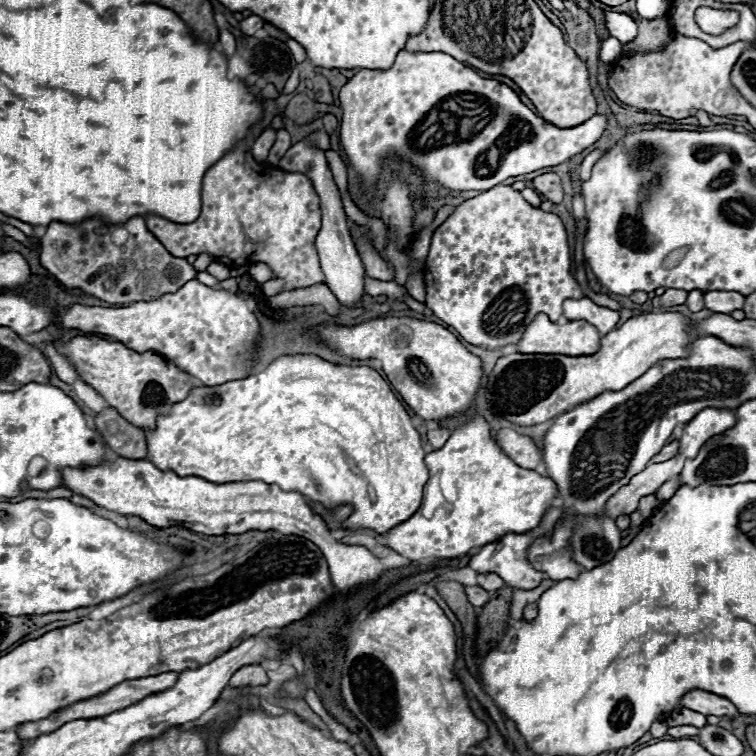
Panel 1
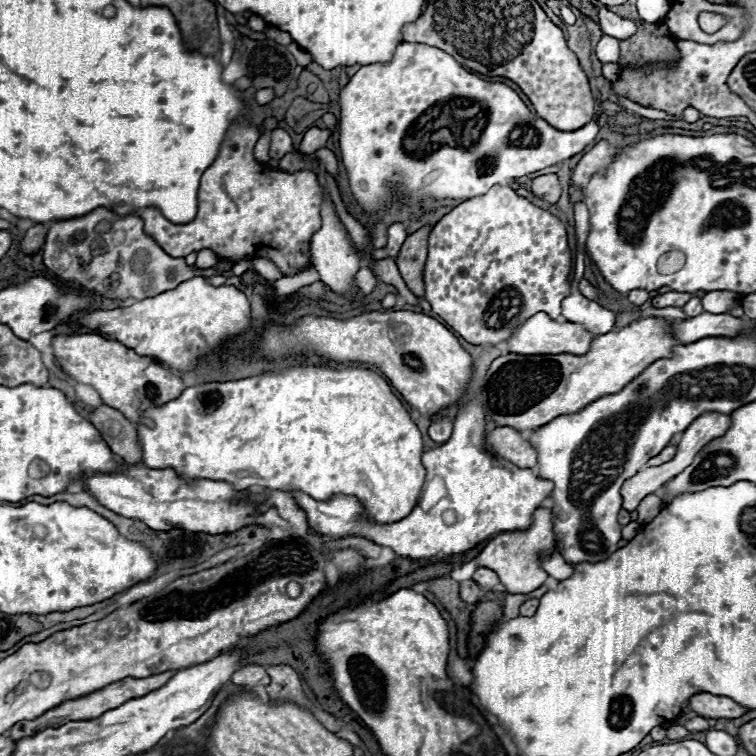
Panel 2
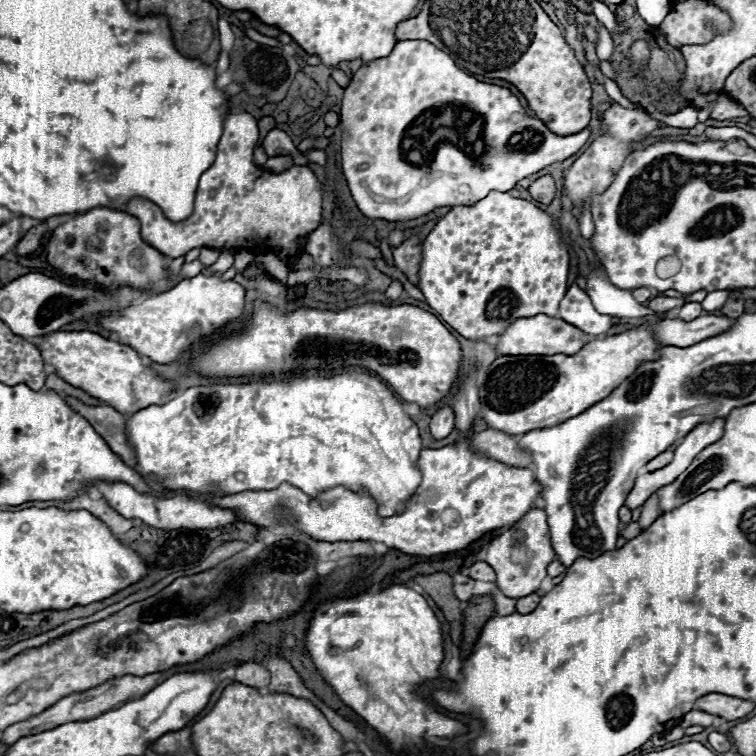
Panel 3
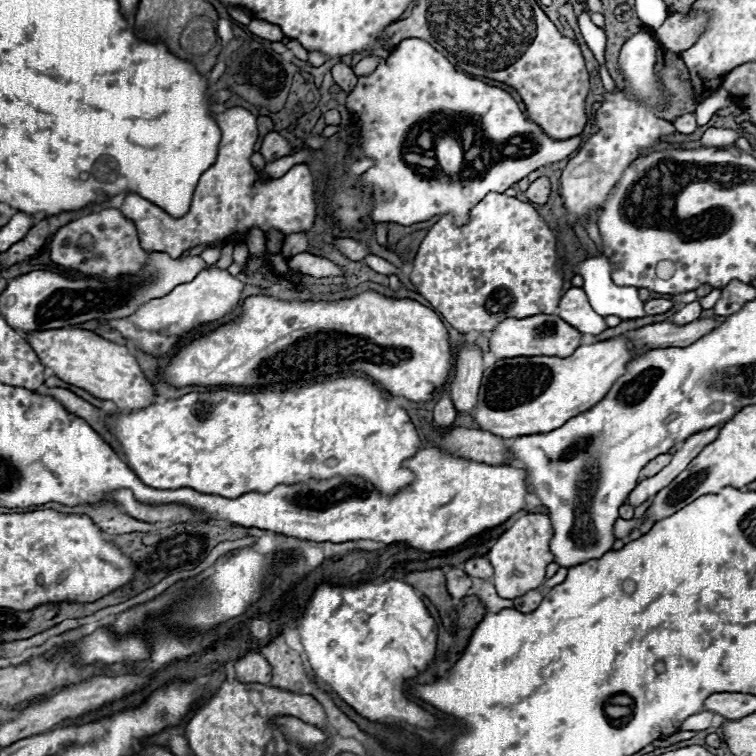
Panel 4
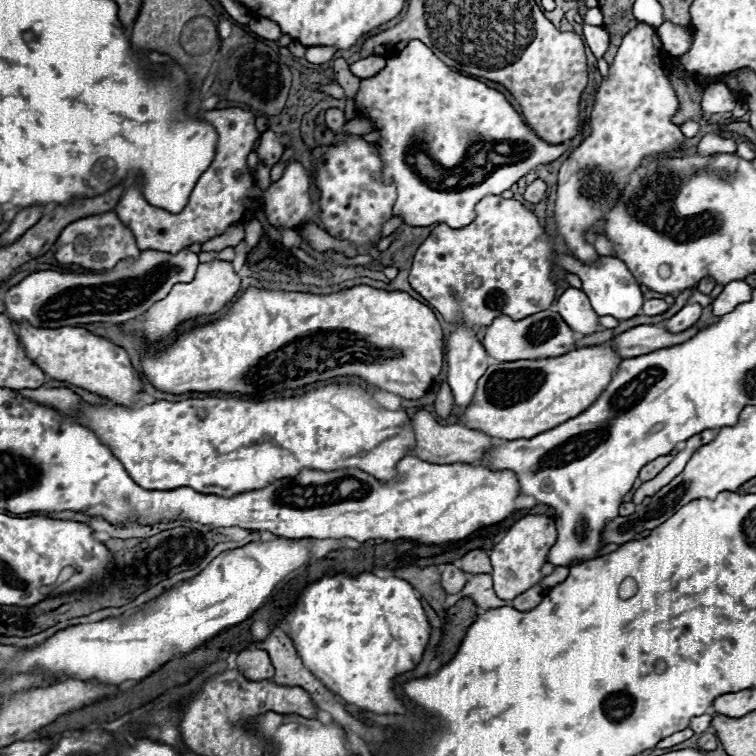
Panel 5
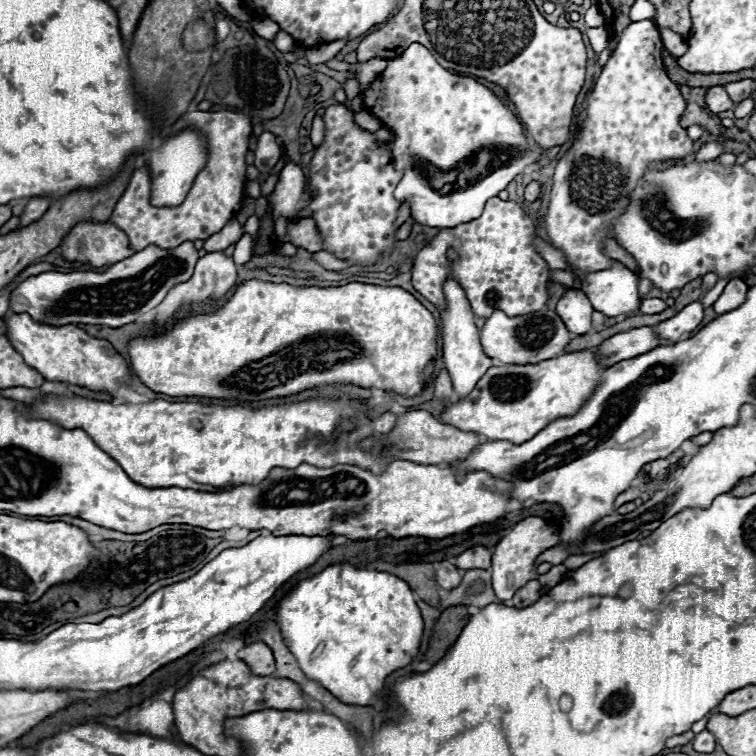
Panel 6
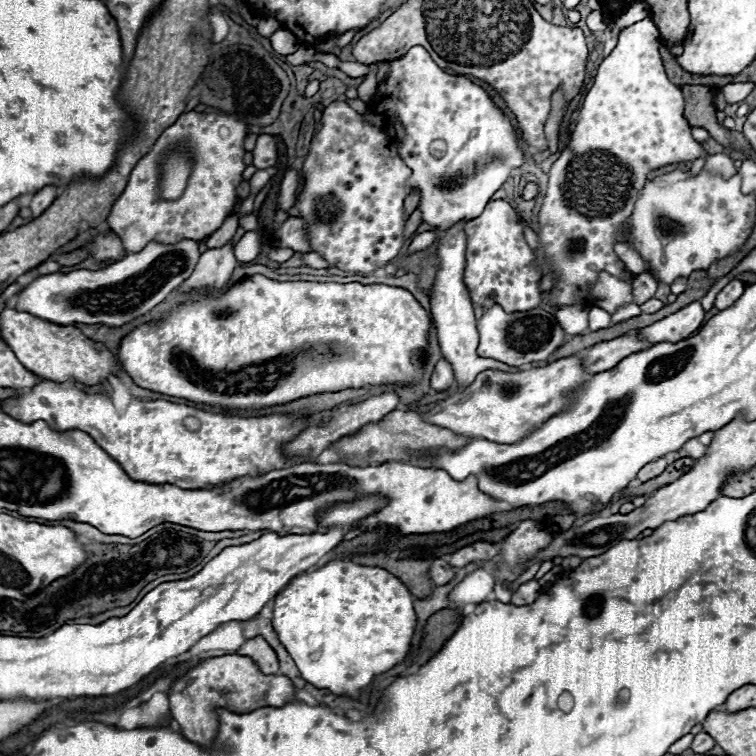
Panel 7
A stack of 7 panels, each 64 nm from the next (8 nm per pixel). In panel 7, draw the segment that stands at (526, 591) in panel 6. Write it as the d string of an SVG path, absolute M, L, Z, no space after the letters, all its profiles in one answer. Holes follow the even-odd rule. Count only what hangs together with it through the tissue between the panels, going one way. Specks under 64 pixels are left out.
M530 580L526 584L522 584L514 594L512 594L512 604L516 606L524 606L524 604L532 604L538 598L540 592L540 584L536 580Z

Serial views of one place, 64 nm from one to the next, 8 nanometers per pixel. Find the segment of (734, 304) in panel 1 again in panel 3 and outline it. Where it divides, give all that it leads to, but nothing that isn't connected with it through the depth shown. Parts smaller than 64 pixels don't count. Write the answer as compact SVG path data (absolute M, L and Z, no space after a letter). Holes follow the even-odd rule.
M714 290L714 292L710 292L710 294L702 300L702 308L708 310L708 312L720 310L720 308L724 306L726 298L728 298L728 292L726 292L726 290Z

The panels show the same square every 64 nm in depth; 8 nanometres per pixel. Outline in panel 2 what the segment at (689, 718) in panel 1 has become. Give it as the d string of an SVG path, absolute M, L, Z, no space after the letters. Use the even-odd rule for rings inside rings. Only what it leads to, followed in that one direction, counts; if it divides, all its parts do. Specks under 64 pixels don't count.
M682 714L678 720L676 720L678 724L684 724L688 730L692 730L692 732L702 732L702 730L708 730L710 726L708 726L708 722L704 720L704 718L692 718L692 720L686 720L686 716Z

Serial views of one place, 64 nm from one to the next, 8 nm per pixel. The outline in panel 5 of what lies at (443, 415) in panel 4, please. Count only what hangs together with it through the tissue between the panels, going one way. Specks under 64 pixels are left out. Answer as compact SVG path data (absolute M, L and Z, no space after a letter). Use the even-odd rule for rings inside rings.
M442 380L438 386L438 392L436 392L436 412L438 412L438 416L448 418L452 414L452 410L454 410L454 400L452 400L450 386L446 380Z

